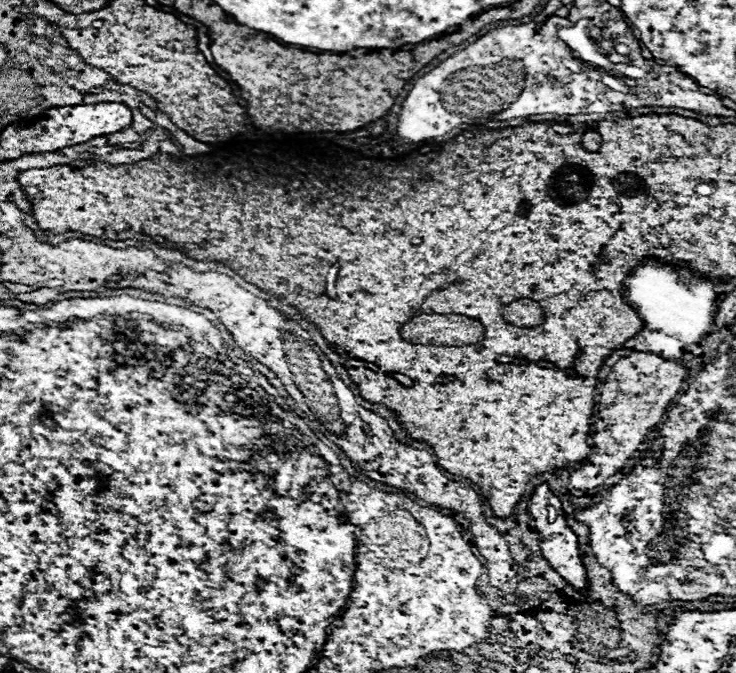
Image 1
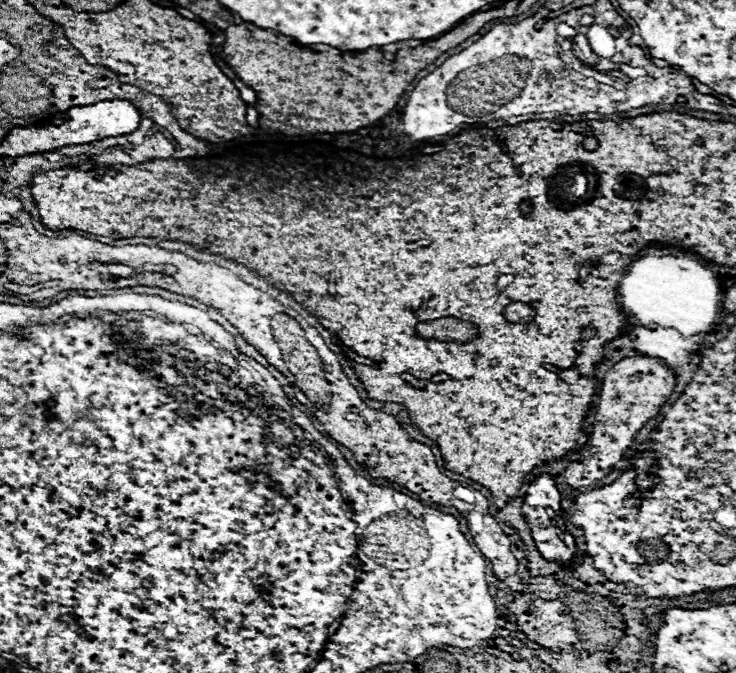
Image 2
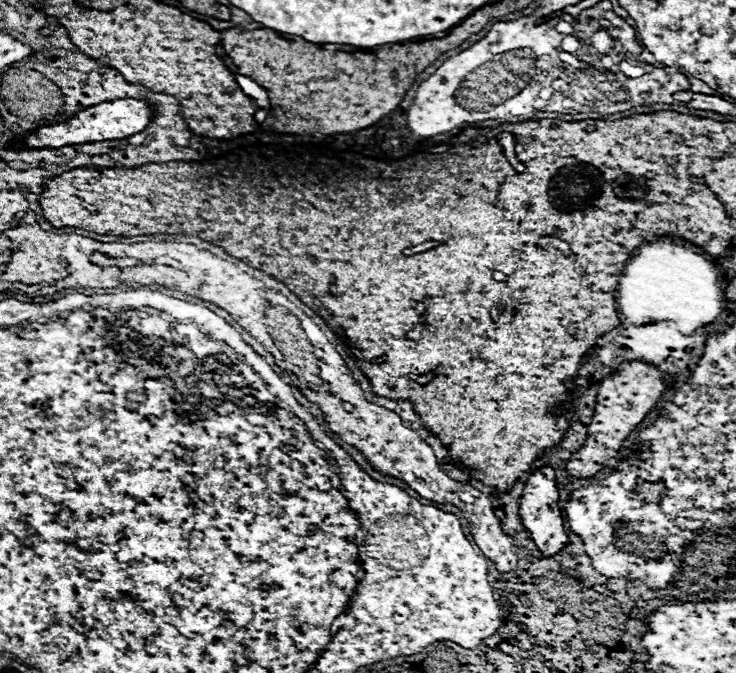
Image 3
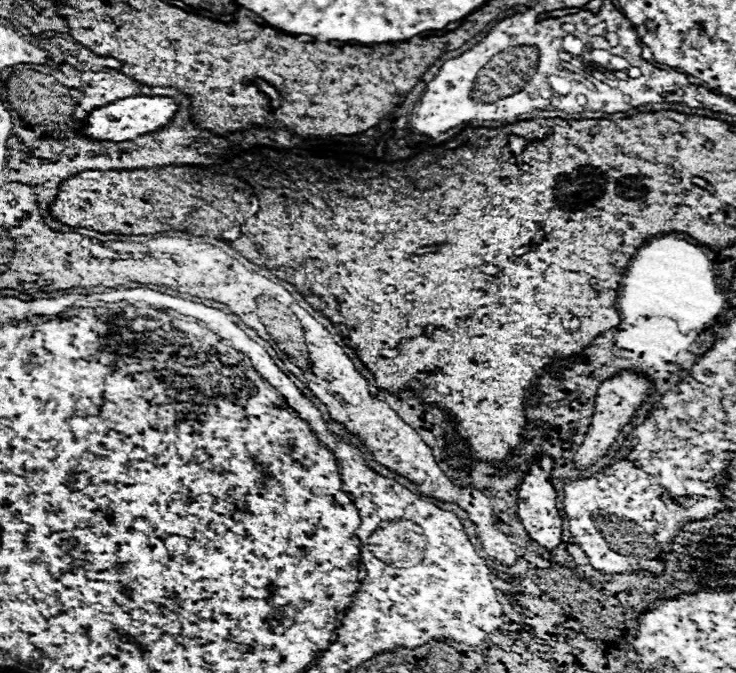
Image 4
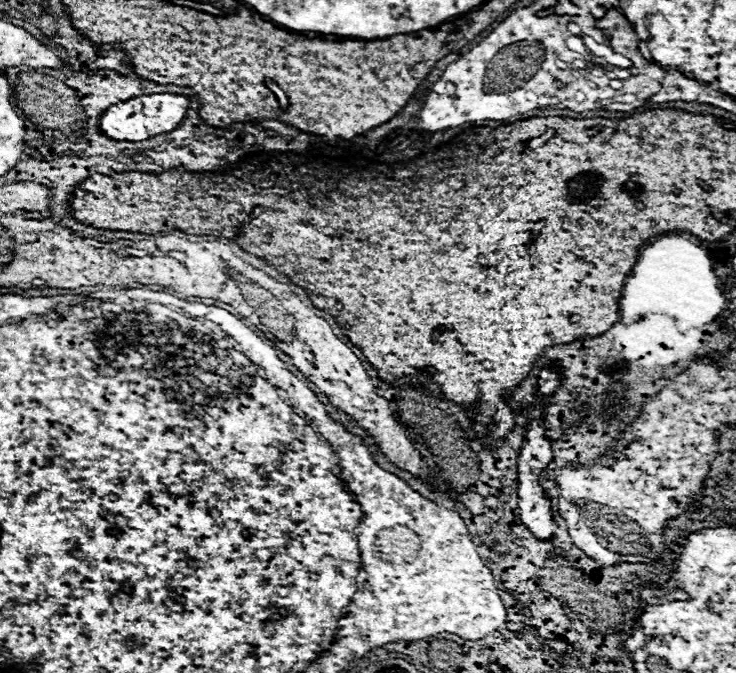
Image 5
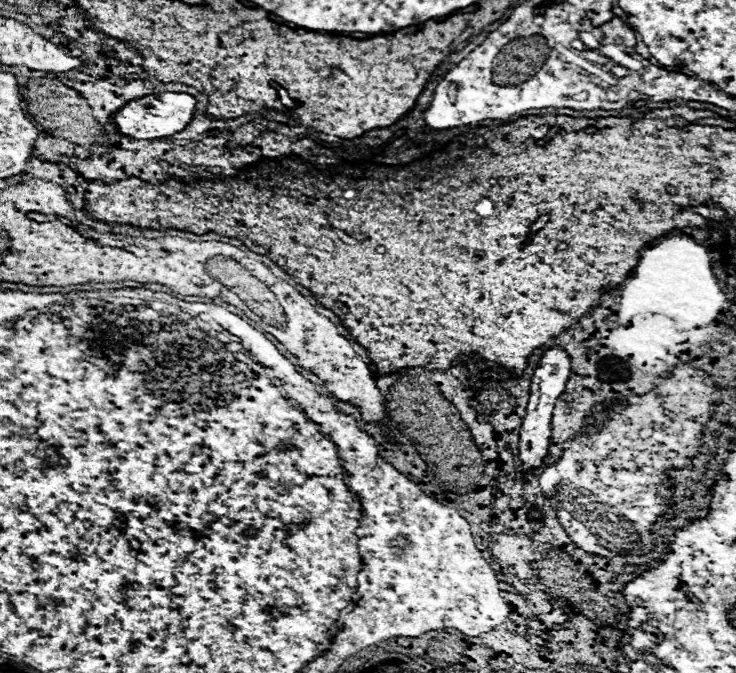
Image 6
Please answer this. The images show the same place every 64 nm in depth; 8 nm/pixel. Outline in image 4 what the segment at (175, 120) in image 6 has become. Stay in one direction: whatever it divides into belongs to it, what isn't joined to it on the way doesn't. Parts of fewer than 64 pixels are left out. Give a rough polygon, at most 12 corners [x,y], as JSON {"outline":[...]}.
{"outline":[[132,96],[92,110],[90,140],[124,142],[170,122],[176,102]]}

